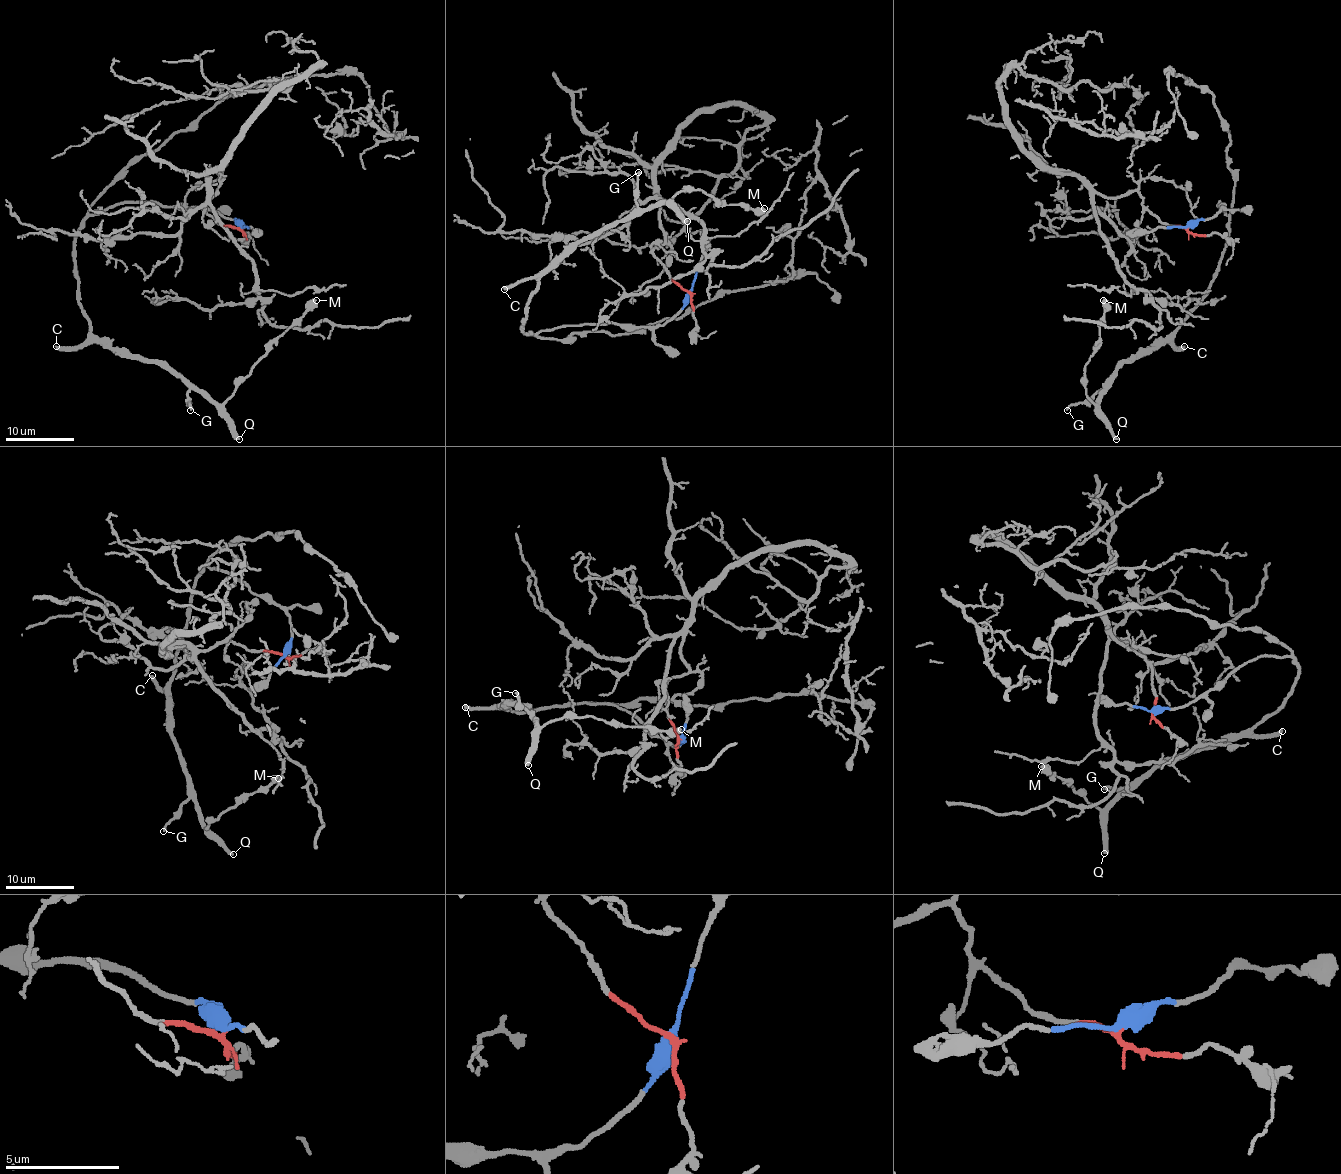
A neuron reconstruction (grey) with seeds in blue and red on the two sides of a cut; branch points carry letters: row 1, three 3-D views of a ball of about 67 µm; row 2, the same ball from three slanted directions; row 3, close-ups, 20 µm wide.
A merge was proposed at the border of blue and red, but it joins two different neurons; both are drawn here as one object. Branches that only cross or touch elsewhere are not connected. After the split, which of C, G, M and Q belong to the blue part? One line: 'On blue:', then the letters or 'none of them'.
On blue: C, G, M, Q

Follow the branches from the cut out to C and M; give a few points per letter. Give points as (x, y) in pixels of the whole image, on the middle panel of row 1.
C: (689, 291), (662, 325), (609, 322), (536, 334), (522, 330), (522, 322), (538, 281), (503, 290)
M: (689, 291), (662, 325), (522, 330), (538, 279), (580, 242), (681, 191), (701, 189), (727, 204), (764, 208)

